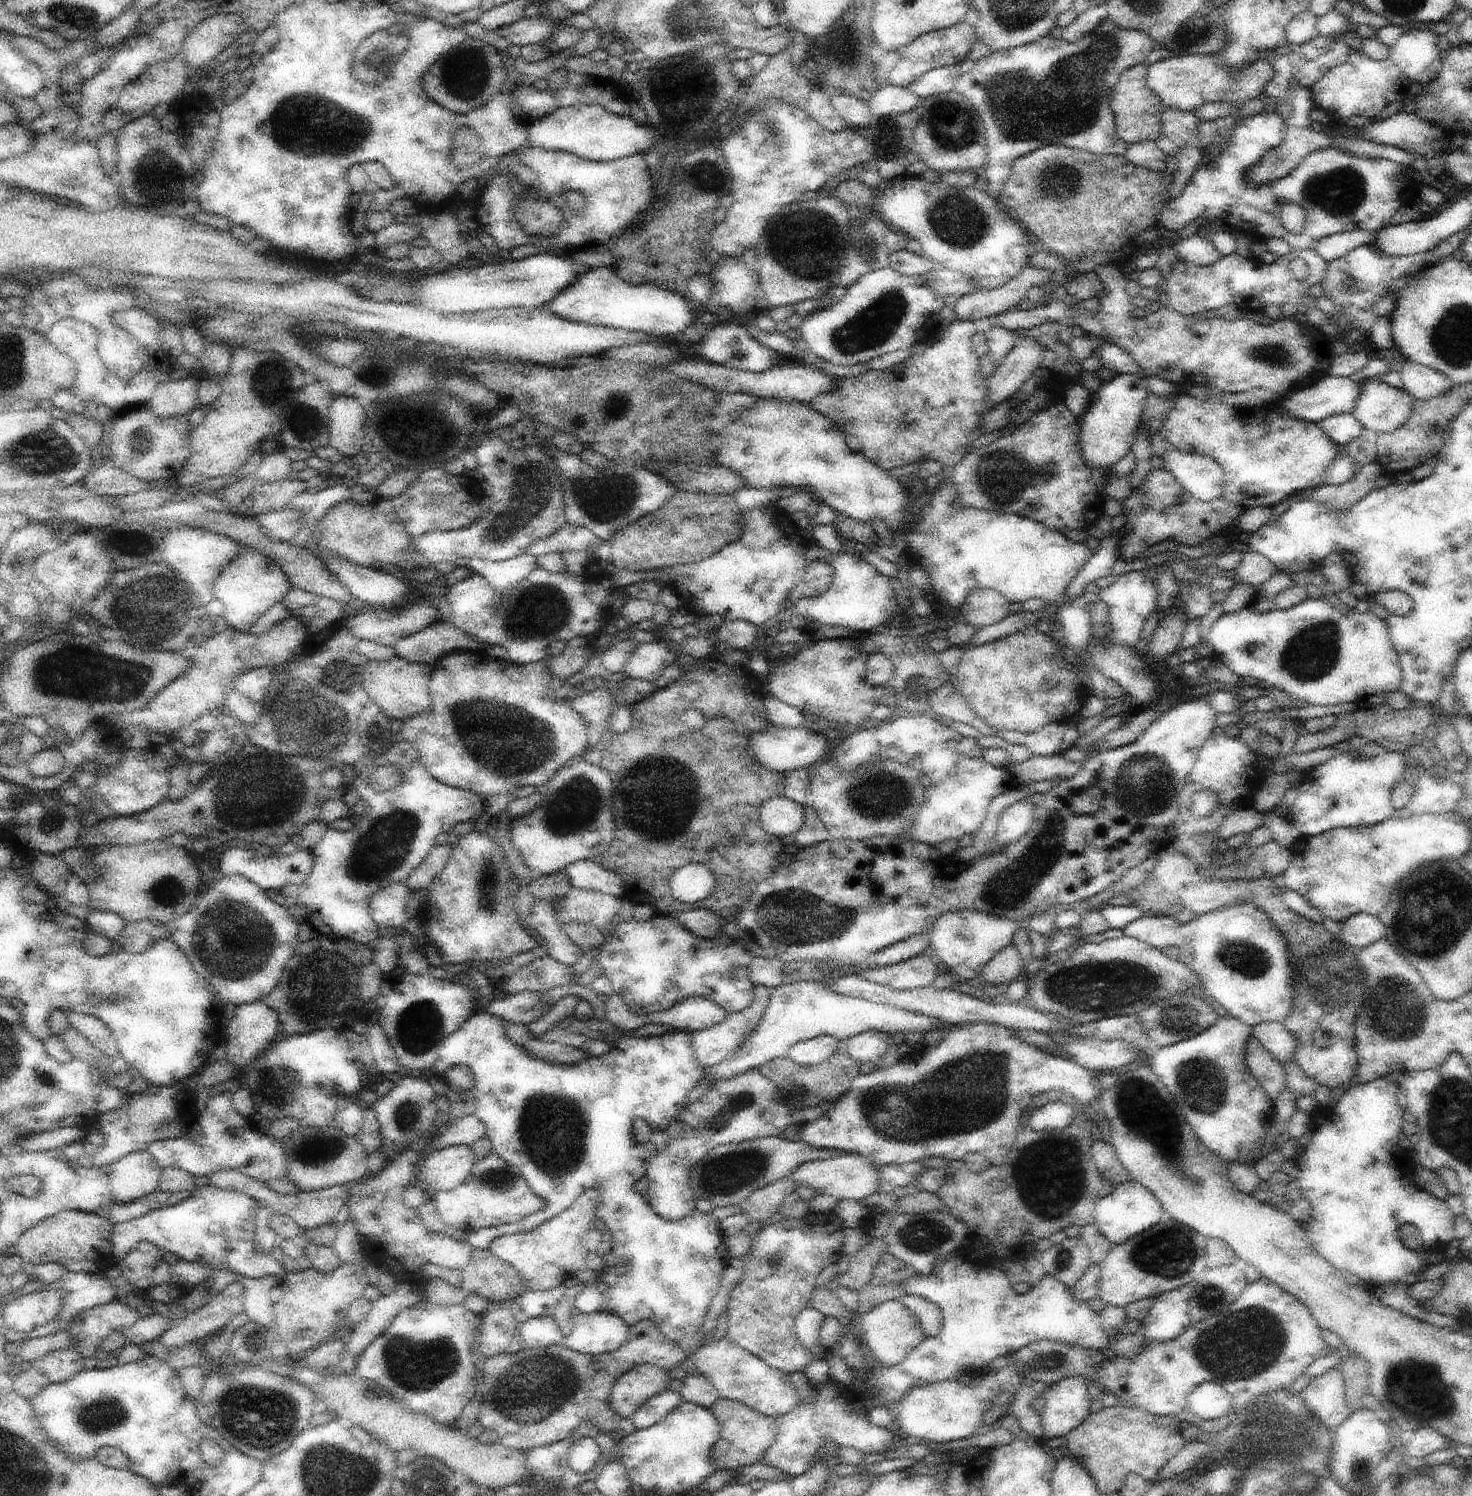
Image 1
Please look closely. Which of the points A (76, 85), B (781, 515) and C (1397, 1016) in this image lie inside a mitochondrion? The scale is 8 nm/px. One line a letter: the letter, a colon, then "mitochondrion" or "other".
A: other
B: other
C: mitochondrion

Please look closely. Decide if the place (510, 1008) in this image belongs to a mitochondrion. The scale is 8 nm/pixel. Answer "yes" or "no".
no

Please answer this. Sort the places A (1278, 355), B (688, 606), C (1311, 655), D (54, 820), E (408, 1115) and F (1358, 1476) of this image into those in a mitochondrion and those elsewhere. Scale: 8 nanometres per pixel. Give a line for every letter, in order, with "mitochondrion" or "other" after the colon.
A: mitochondrion
B: other
C: mitochondrion
D: other
E: mitochondrion
F: mitochondrion

